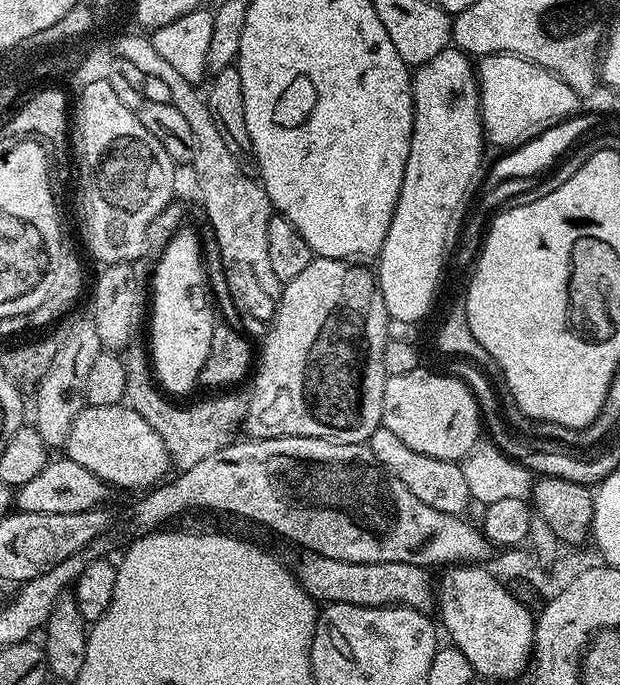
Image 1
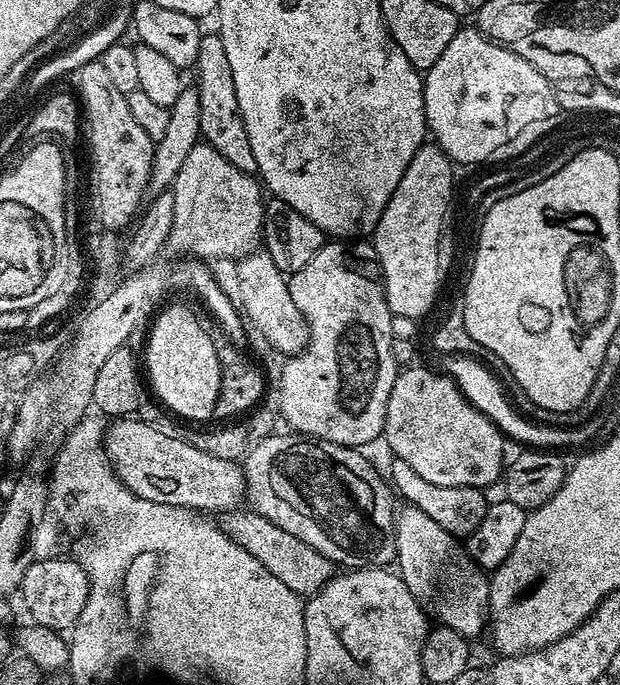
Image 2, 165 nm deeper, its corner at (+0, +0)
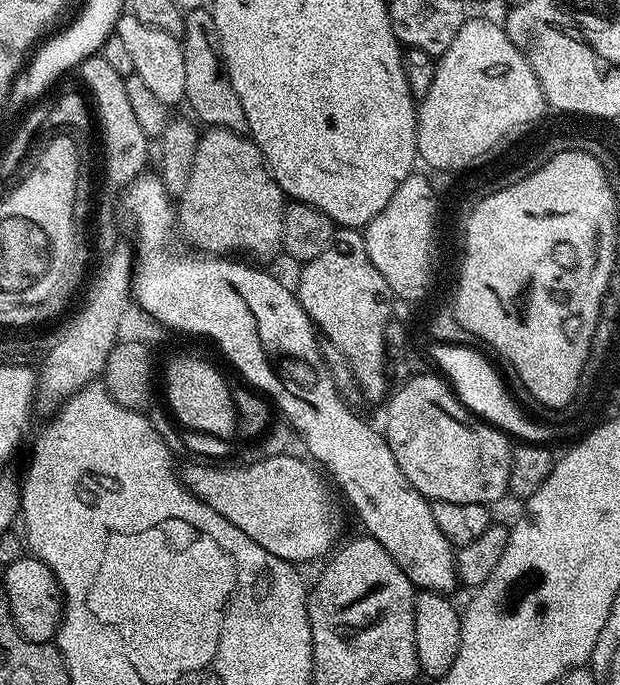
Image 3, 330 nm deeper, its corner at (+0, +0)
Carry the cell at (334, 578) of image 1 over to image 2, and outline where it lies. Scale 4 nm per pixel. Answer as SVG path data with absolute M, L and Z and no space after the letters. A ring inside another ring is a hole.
M233 509L230 512L221 512L218 516L220 529L228 535L246 554L251 554L253 558L258 558L274 578L279 578L289 590L294 590L302 598L307 598L318 594L326 582L330 582L334 575L334 565L330 558L318 554L314 546L306 546L306 542L298 542L294 534L289 534L282 530L282 526L274 526L262 514L251 510Z

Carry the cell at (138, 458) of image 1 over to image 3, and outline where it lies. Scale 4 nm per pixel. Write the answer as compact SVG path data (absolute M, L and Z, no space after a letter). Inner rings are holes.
M298 456L256 458L253 464L241 468L207 468L207 463L194 463L198 464L186 465L184 472L182 468L185 486L218 510L226 522L234 522L242 534L254 538L262 550L305 566L319 556L327 557L337 547L344 516L332 497L329 481L315 463Z

